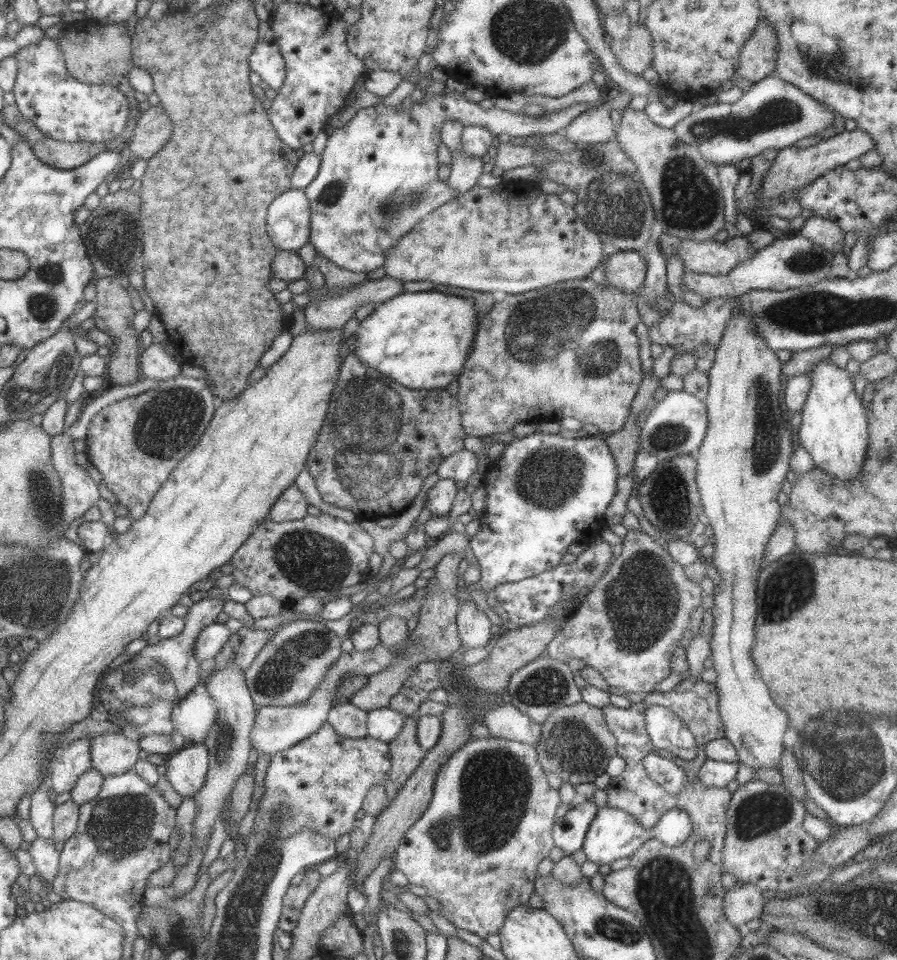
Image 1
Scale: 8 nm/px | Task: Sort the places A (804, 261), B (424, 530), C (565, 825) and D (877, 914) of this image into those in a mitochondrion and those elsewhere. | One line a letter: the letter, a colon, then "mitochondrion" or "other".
A: mitochondrion
B: other
C: other
D: mitochondrion

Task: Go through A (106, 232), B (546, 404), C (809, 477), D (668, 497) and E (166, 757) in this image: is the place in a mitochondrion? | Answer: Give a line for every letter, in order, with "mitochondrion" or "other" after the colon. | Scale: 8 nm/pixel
A: mitochondrion
B: other
C: other
D: mitochondrion
E: other

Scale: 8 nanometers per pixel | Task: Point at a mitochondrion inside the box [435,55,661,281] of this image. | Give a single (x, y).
(611, 199)

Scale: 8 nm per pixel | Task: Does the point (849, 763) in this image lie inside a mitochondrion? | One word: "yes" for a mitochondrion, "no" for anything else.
yes

